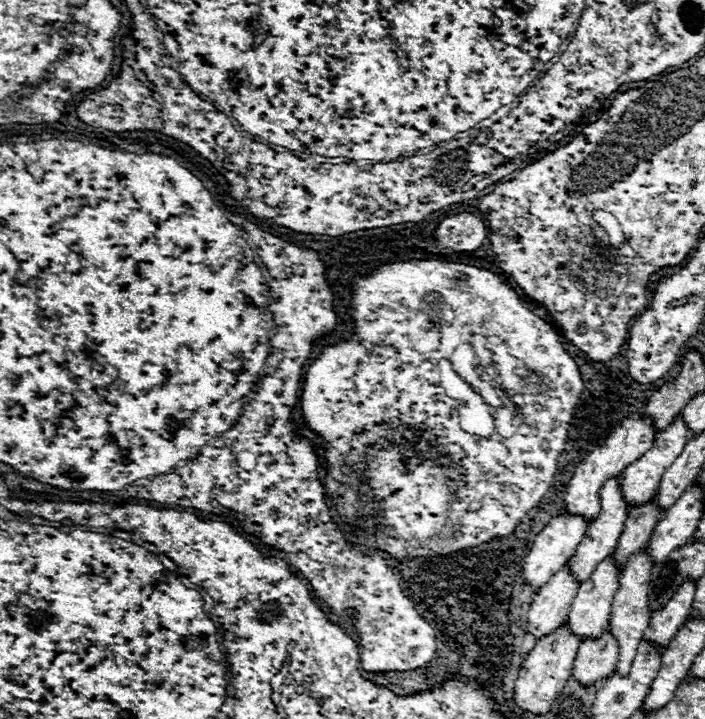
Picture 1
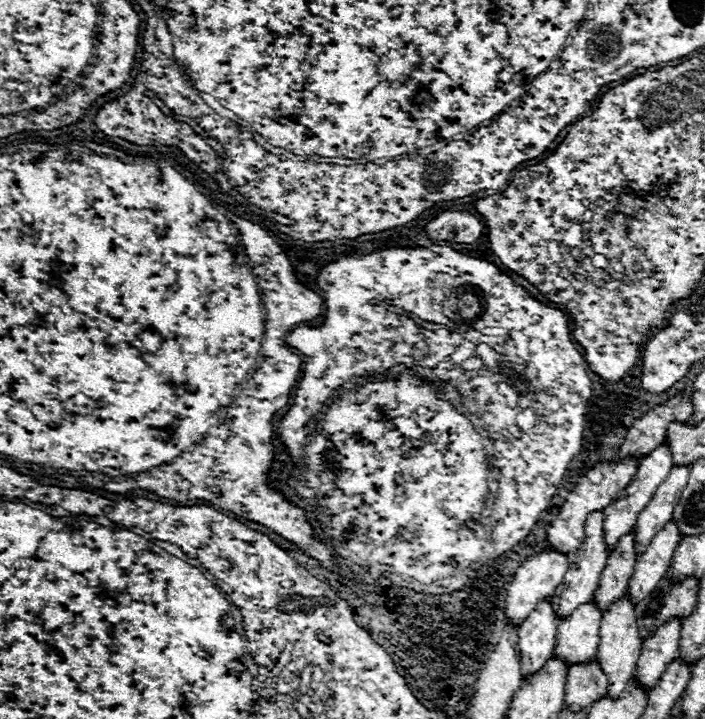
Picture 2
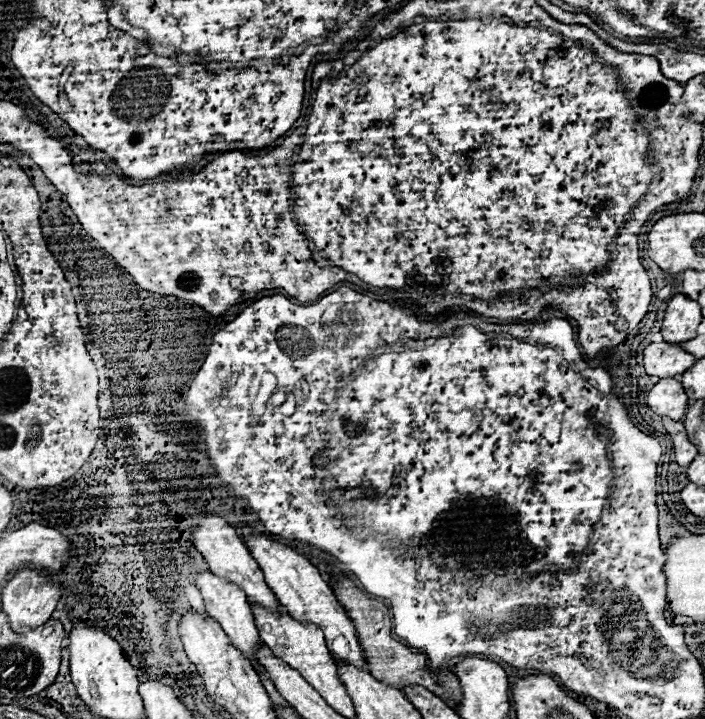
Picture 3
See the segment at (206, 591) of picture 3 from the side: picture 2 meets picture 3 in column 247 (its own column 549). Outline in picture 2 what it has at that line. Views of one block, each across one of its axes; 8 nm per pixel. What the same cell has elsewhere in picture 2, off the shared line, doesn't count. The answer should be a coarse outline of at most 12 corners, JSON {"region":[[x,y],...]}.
{"region":[[544,598],[520,624],[524,676],[552,658],[558,622]]}

